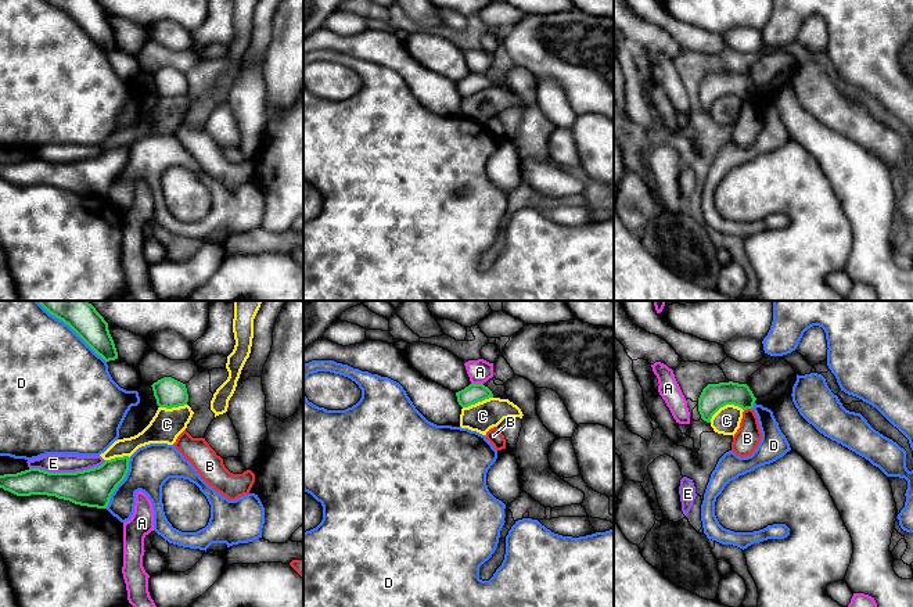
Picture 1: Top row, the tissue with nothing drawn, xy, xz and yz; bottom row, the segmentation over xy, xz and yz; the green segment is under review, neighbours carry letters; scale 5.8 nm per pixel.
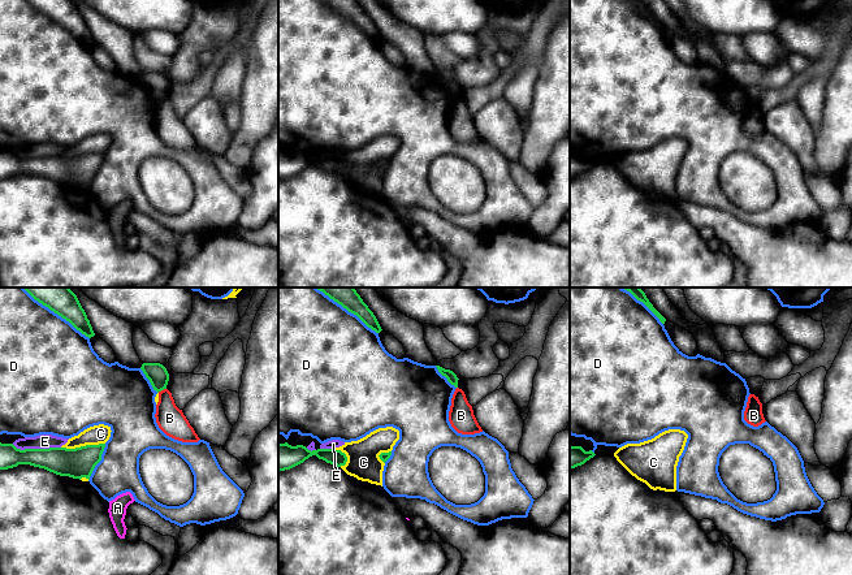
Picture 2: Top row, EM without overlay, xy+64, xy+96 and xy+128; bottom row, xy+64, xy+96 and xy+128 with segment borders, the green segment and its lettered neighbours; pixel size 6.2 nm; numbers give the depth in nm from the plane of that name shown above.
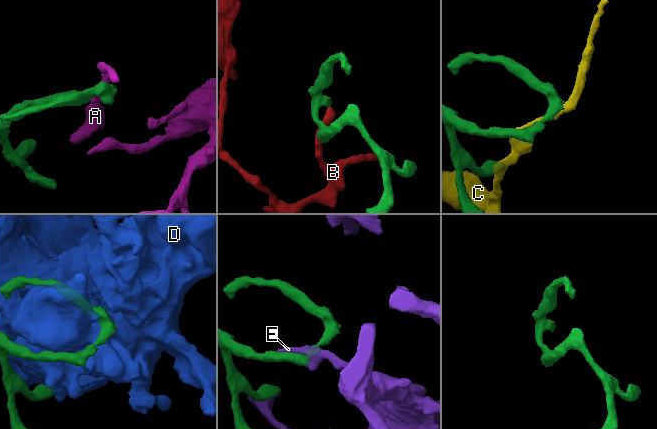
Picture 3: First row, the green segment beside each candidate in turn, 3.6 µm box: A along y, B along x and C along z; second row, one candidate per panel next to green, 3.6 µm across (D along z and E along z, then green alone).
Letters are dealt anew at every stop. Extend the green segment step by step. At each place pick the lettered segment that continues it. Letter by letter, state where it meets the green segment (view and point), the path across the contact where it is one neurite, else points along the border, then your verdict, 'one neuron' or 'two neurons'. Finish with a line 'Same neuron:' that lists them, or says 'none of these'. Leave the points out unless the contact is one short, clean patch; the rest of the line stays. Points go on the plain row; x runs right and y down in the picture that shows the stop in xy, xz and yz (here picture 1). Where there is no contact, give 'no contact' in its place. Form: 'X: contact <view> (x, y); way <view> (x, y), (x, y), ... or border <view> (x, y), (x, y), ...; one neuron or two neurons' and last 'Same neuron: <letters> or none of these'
A: contact xz (477, 74); two neurons
B: contact yz (747, 97); border yz (751, 97), (744, 100); two neurons
C: contact yz (725, 94); two neurons
D: contact xy (76, 22); two neurons
E: contact xy (67, 162); two neurons
Same neuron: none of these

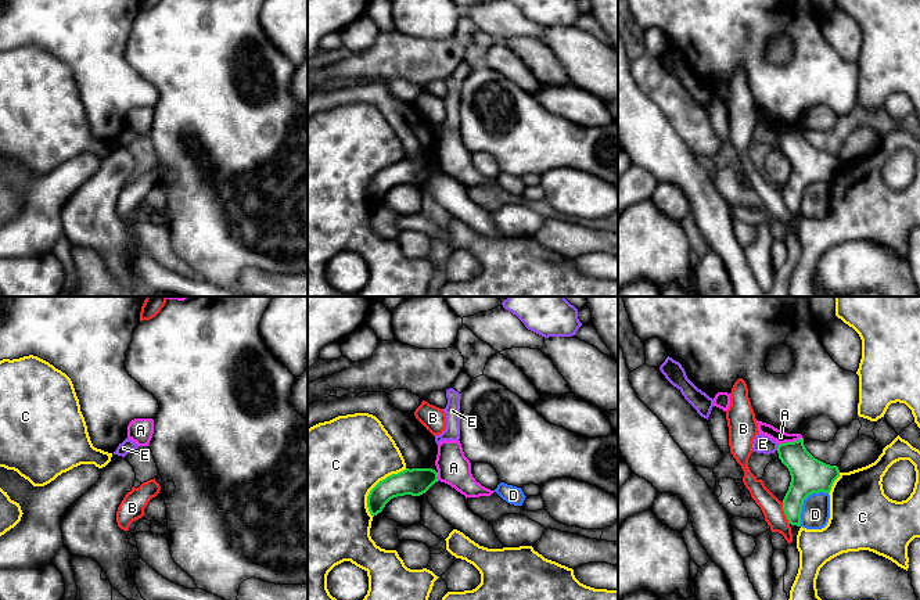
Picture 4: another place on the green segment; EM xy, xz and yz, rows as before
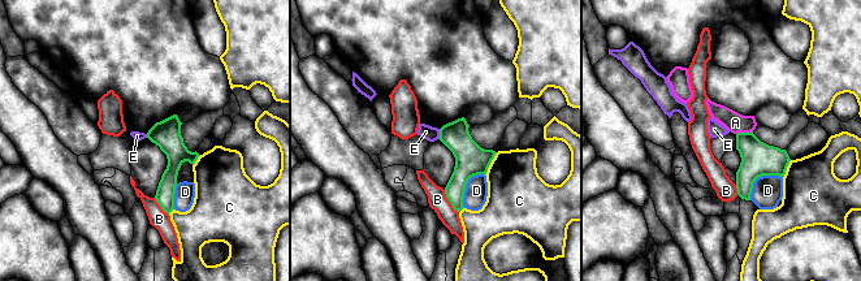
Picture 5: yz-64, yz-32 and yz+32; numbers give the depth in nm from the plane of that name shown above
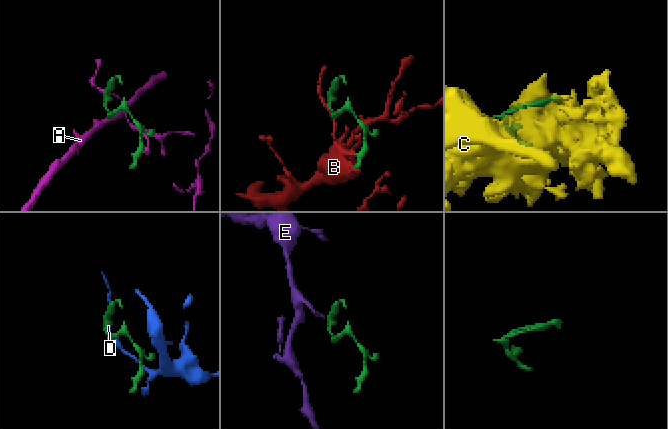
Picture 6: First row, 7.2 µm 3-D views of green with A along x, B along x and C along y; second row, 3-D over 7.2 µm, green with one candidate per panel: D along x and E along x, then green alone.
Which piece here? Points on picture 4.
A: contact yz (789, 132); two neurons
B: contact yz (784, 203); two neurons
C: contact xz (376, 175); two neurons
D: contact yz (802, 191); two neurons
E: contact yz (777, 137); border yz (776, 135), (777, 139); two neurons
Same neuron: none of these

